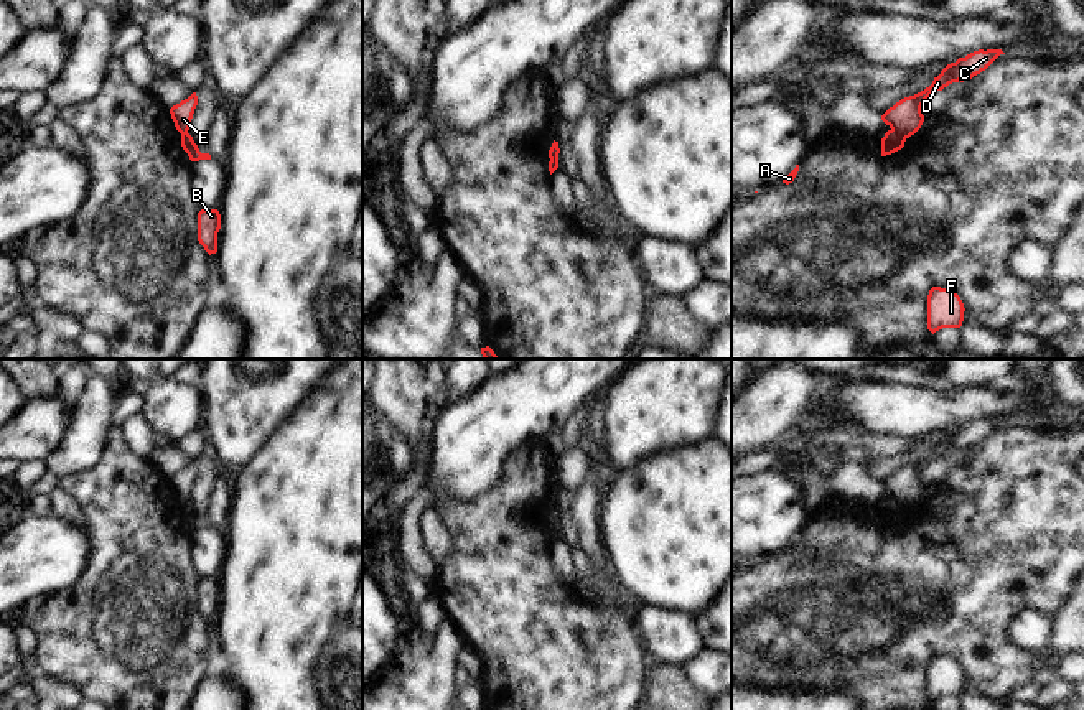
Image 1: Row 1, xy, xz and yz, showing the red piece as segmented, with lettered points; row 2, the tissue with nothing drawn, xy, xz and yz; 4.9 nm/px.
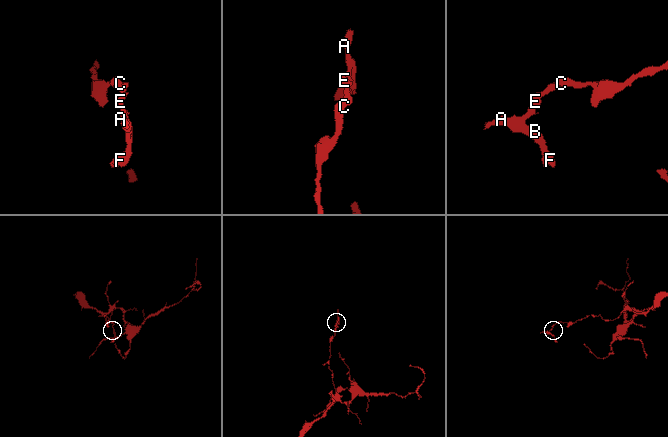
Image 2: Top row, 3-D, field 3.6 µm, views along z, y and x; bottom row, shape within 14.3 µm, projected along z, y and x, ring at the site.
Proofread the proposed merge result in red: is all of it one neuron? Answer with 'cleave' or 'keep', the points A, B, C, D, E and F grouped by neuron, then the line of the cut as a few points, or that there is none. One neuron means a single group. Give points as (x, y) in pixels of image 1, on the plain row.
cleave | A B F / C D E | yz (892, 498), (905, 508)

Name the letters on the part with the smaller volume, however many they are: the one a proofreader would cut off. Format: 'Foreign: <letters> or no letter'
Foreign: A, B, F

